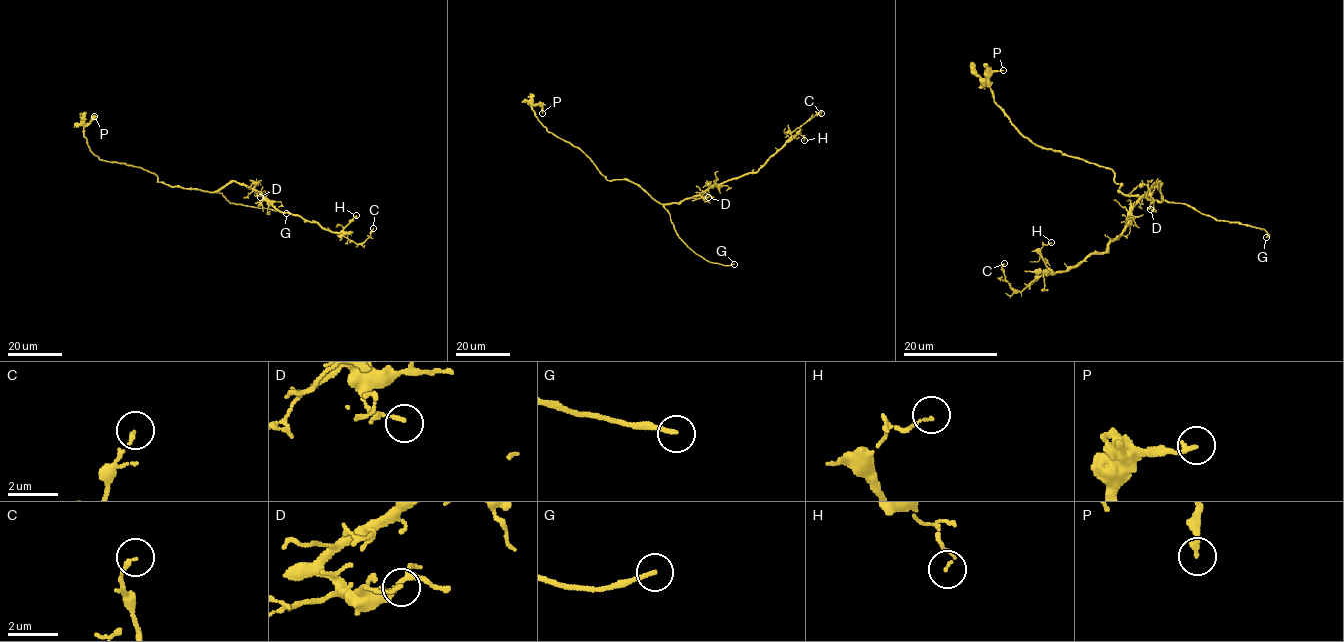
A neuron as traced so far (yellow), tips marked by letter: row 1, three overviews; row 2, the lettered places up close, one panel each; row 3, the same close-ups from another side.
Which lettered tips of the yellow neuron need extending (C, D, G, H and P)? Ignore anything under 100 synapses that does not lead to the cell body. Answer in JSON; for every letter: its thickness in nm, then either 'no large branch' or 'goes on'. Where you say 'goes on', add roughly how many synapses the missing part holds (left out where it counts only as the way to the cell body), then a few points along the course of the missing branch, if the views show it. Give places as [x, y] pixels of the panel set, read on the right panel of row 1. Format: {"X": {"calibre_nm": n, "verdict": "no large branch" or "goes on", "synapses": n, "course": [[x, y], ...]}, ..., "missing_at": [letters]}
{"C": {"calibre_nm": 140, "verdict": "no large branch"}, "D": {"calibre_nm": 120, "verdict": "no large branch"}, "G": {"calibre_nm": 160, "verdict": "goes on", "course": [[1266, 237], [1268, 249], [1252, 258], [1258, 257], [1253, 256]]}, "H": {"calibre_nm": 120, "verdict": "no large branch"}, "P": {"calibre_nm": 190, "verdict": "no large branch"}, "missing_at": ["G"]}

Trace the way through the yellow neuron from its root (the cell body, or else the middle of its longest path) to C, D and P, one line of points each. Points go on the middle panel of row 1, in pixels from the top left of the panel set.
C: (663, 204), (679, 203), (730, 179), (756, 172), (796, 128), (821, 113)
D: (663, 204), (679, 203), (697, 196), (708, 197)
P: (663, 204), (627, 180), (608, 180), (579, 149), (550, 133), (531, 107), (540, 104), (542, 113)

